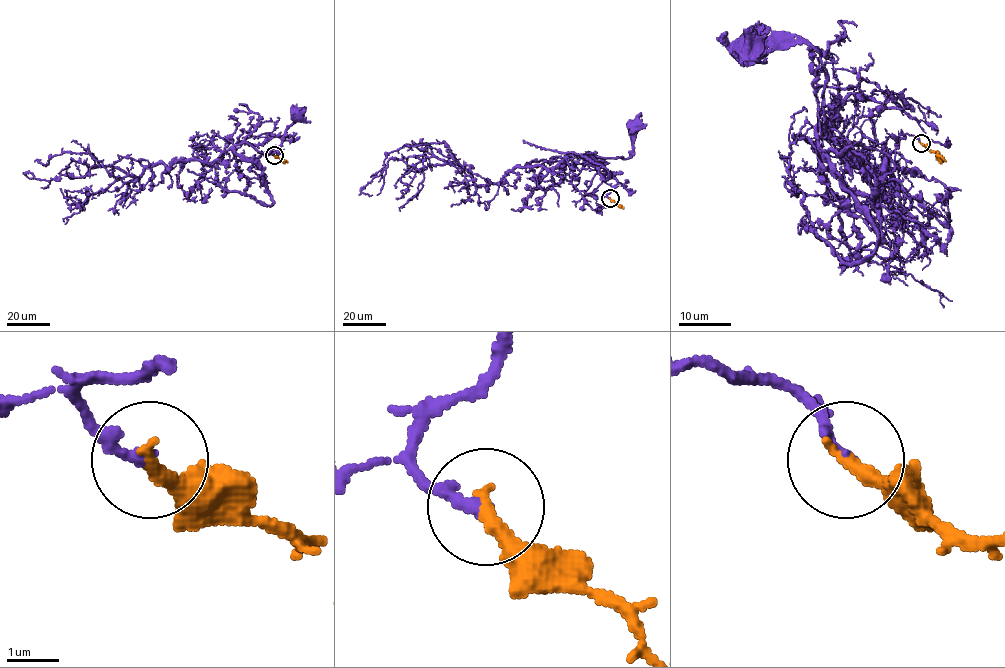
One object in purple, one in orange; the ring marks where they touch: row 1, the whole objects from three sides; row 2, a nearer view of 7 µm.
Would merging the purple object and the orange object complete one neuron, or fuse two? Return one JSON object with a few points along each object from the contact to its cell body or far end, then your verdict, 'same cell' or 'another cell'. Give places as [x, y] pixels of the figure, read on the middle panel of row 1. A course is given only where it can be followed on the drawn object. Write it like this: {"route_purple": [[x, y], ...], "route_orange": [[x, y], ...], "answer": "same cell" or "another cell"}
{"route_purple": [[610, 198], [606, 195], [612, 187], [604, 176], [583, 156], [569, 154], [627, 158], [631, 154], [635, 127]], "route_orange": [[610, 198], [623, 209]], "answer": "same cell"}

